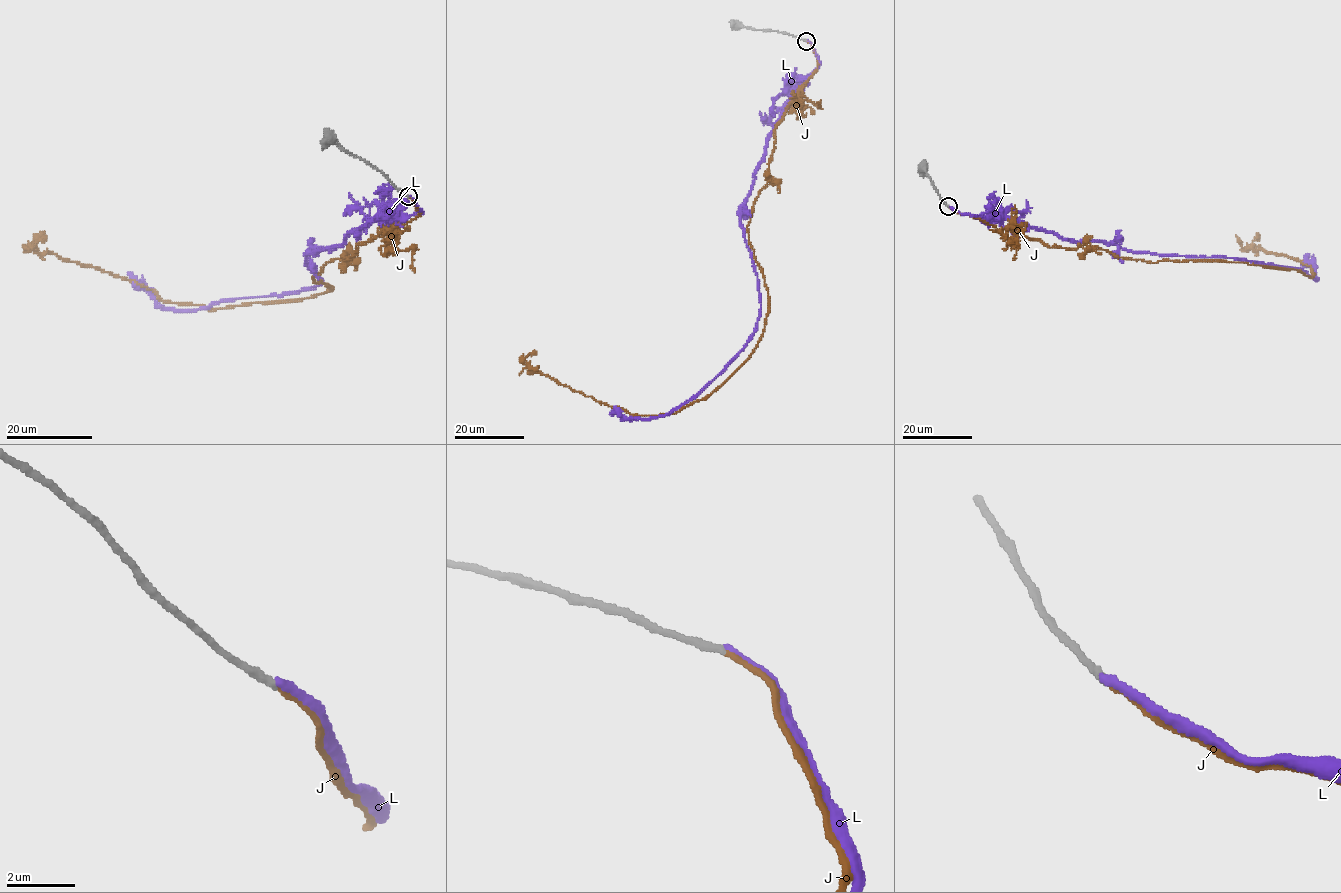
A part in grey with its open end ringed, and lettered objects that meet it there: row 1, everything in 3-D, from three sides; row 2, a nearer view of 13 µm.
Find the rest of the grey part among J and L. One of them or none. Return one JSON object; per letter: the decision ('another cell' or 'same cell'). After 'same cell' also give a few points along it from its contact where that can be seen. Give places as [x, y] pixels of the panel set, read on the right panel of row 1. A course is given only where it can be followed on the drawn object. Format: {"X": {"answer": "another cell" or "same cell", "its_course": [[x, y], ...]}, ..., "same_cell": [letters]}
{"J": {"answer": "same cell", "its_course": [[947, 205], [1050, 247], [1093, 246], [1154, 263], [1241, 262], [1314, 274], [1298, 259], [1244, 249], [1235, 235]]}, "L": {"answer": "another cell"}, "same_cell": ["J"]}

